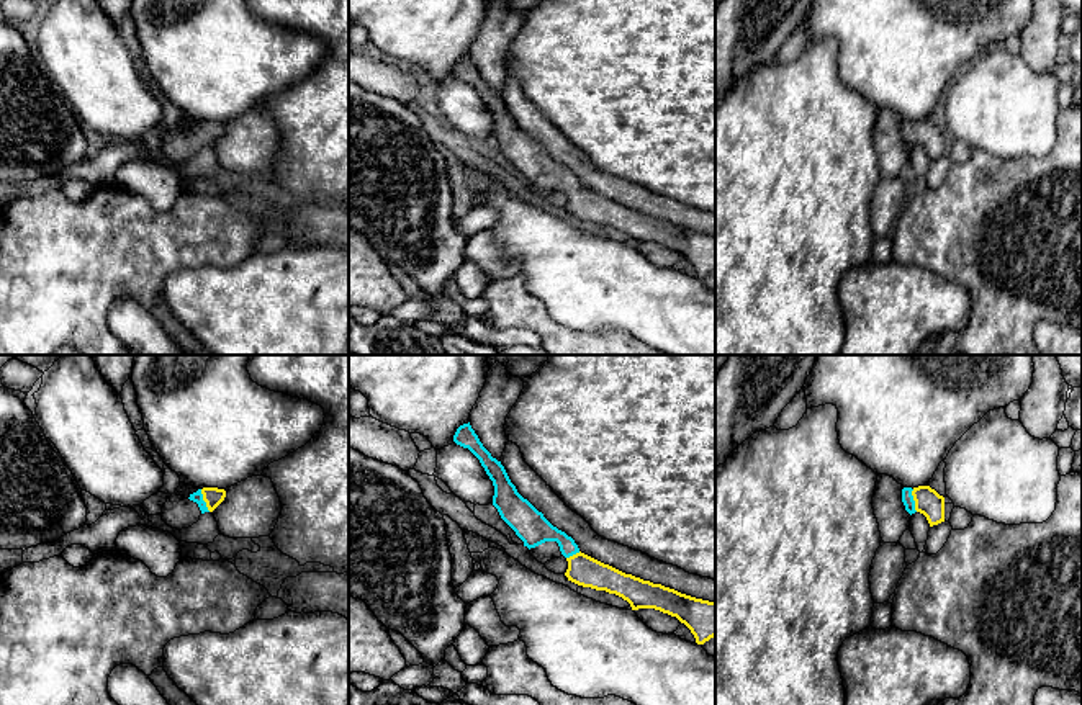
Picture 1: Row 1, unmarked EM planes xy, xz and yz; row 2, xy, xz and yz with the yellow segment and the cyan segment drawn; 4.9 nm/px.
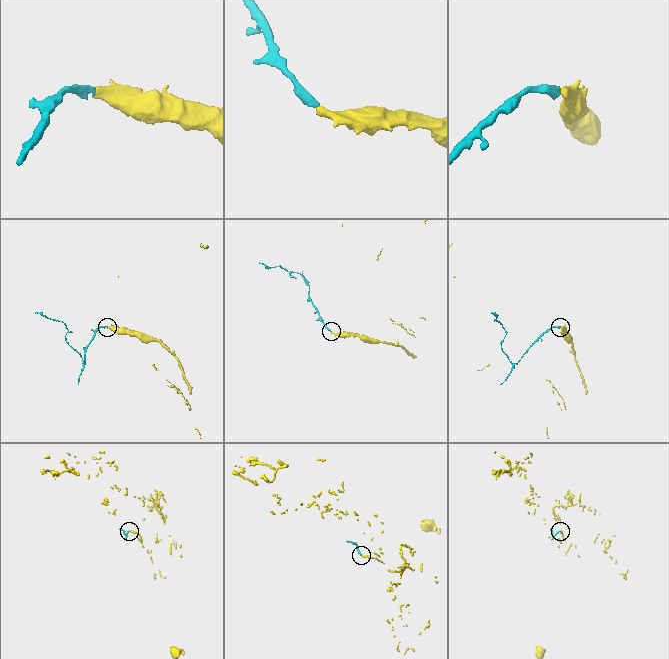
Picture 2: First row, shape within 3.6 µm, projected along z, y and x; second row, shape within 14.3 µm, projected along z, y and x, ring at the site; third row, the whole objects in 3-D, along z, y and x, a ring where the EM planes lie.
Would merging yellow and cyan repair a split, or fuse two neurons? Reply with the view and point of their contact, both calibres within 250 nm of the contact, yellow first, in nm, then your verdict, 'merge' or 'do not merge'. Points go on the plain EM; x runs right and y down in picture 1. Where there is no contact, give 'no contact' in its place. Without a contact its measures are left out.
meets yellow in xy at (203, 133); 90 nm thick on the yellow side, 50 nm on the other; merge

